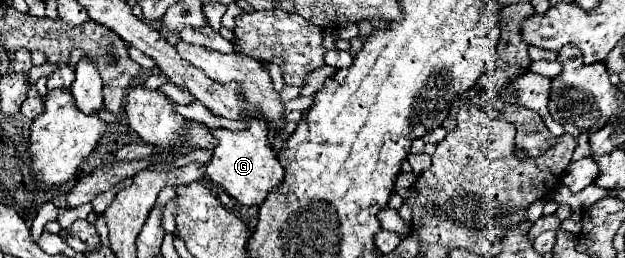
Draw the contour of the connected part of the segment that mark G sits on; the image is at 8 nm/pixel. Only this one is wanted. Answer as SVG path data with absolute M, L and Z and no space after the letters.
M244 116L242 120L248 122L248 128L242 132L230 132L226 128L212 130L212 134L220 140L220 144L214 148L214 154L212 154L210 164L206 166L206 172L216 186L226 190L240 204L260 206L270 194L270 190L282 184L284 168L280 168L276 154L268 146L266 122L252 116Z

